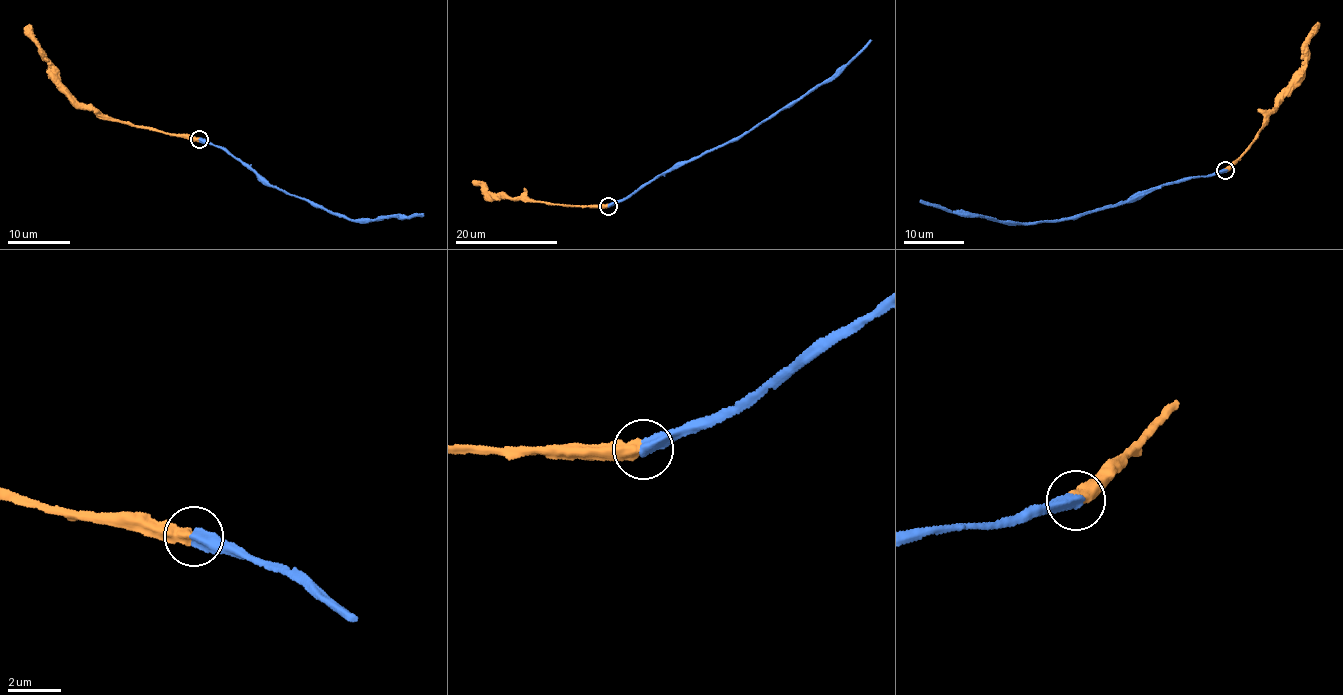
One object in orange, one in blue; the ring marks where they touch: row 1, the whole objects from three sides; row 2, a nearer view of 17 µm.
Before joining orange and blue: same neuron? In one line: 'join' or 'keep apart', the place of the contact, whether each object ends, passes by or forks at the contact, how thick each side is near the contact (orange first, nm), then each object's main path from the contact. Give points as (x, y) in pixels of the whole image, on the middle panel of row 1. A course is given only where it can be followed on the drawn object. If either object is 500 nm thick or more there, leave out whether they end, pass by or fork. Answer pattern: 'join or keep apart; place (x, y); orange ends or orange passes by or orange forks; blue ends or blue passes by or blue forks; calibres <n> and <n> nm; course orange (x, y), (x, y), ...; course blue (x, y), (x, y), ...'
join; place (608, 206); calibres 550 and 500 nm; course orange (607, 205), (564, 205), (505, 197), (500, 192), (491, 195), (483, 181), (477, 181); course blue (609, 205), (626, 199), (660, 175), (738, 140), (821, 85), (871, 39)

